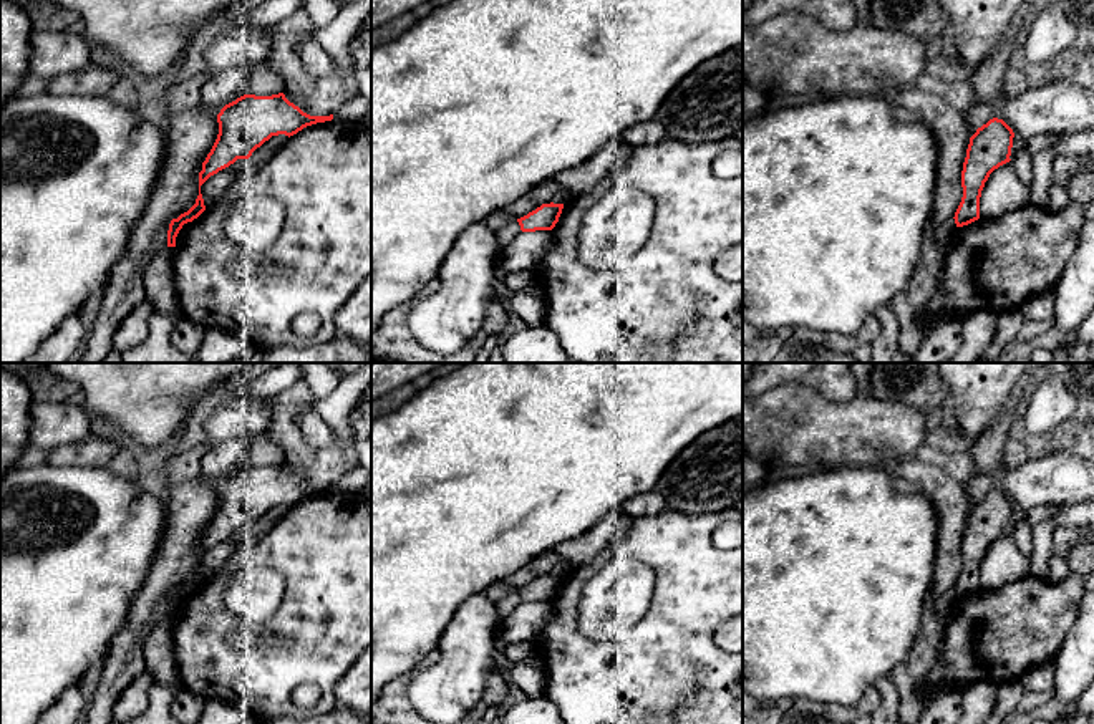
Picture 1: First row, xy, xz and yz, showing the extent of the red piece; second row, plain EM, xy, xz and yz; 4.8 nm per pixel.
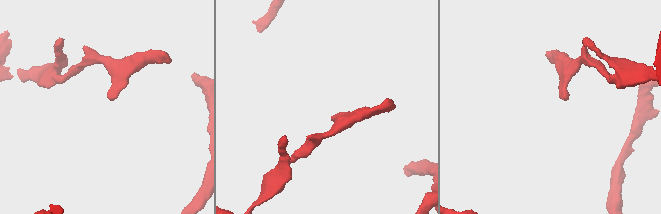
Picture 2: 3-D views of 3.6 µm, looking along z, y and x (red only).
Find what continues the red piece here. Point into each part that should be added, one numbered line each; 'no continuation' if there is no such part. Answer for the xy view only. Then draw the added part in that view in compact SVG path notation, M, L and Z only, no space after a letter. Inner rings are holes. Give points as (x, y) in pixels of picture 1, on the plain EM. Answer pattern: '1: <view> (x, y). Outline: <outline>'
no continuation

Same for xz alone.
no continuation

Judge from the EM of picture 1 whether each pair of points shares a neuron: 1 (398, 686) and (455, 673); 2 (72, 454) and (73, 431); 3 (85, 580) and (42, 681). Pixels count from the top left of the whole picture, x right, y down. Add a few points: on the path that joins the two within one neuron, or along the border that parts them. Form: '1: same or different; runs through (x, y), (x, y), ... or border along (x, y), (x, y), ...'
1: different; border along (436, 660), (408, 685), (406, 703), (410, 706)
2: different; border along (85, 439), (47, 451)
3: same; runs through (60, 605), (42, 623), (42, 656)

